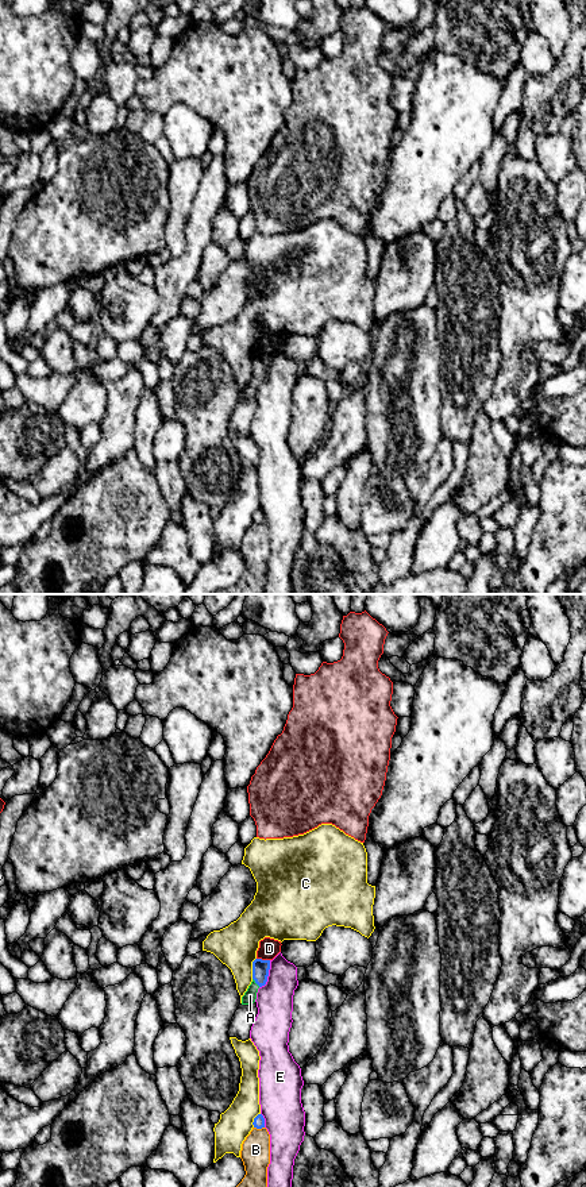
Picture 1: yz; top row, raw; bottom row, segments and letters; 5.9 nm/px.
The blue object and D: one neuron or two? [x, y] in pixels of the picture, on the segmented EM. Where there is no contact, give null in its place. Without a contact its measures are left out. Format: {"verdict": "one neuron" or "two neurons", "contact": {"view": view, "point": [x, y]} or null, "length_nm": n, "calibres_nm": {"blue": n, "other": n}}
{"verdict": "two neurons", "contact": {"view": "yz", "point": [263, 960]}, "length_nm": 80, "calibres_nm": {"blue": 100, "other": 120}}

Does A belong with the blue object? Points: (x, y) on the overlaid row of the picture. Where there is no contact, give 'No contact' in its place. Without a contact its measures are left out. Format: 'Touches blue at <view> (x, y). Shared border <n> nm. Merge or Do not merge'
Touches blue at yz (255, 982). Shared border 70 nm. Do not merge

